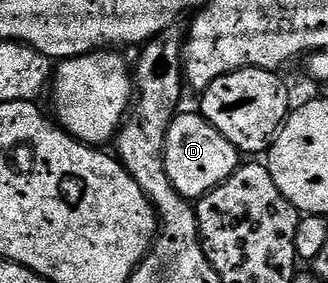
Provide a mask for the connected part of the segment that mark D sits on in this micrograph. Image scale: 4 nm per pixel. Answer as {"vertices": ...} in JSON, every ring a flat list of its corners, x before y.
{"vertices":[[179,111,168,126,162,151,164,166,172,186,185,200,197,202,220,186,240,166,240,153,197,111]]}

